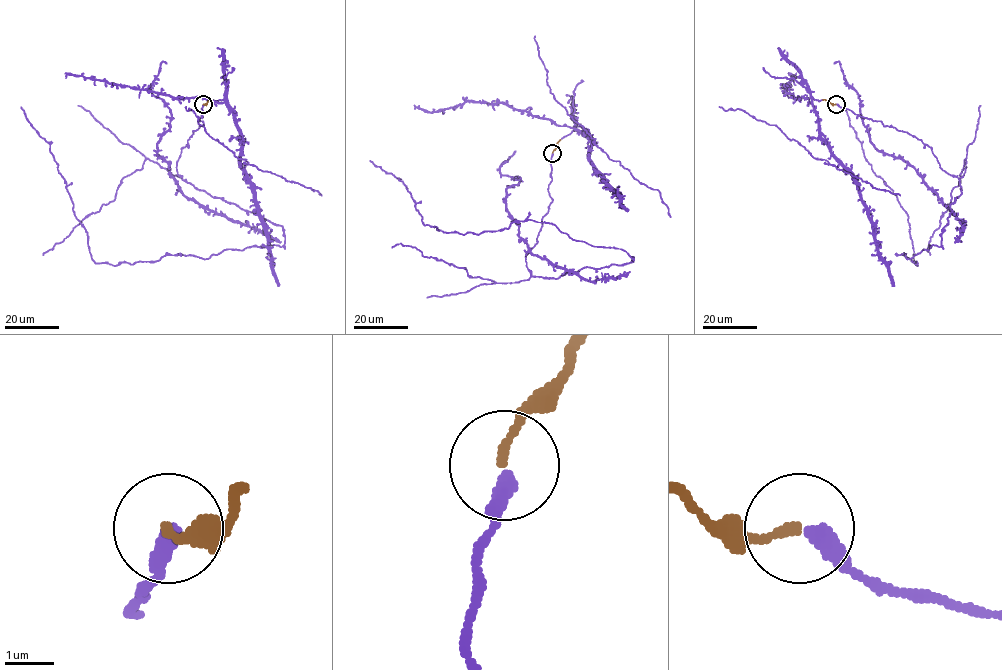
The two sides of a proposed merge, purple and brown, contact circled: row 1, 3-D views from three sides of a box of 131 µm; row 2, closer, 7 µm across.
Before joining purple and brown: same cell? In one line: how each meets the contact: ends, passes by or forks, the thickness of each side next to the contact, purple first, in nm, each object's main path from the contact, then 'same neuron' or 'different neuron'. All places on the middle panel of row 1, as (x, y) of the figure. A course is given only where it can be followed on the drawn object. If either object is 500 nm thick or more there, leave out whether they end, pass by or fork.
purple ends; brown ends; calibres 360 and 170 nm; course purple (552, 154), (530, 275), (629, 263), (625, 251), (530, 220), (439, 230), (369, 160); course brown (552, 153), (560, 139); same neuron

